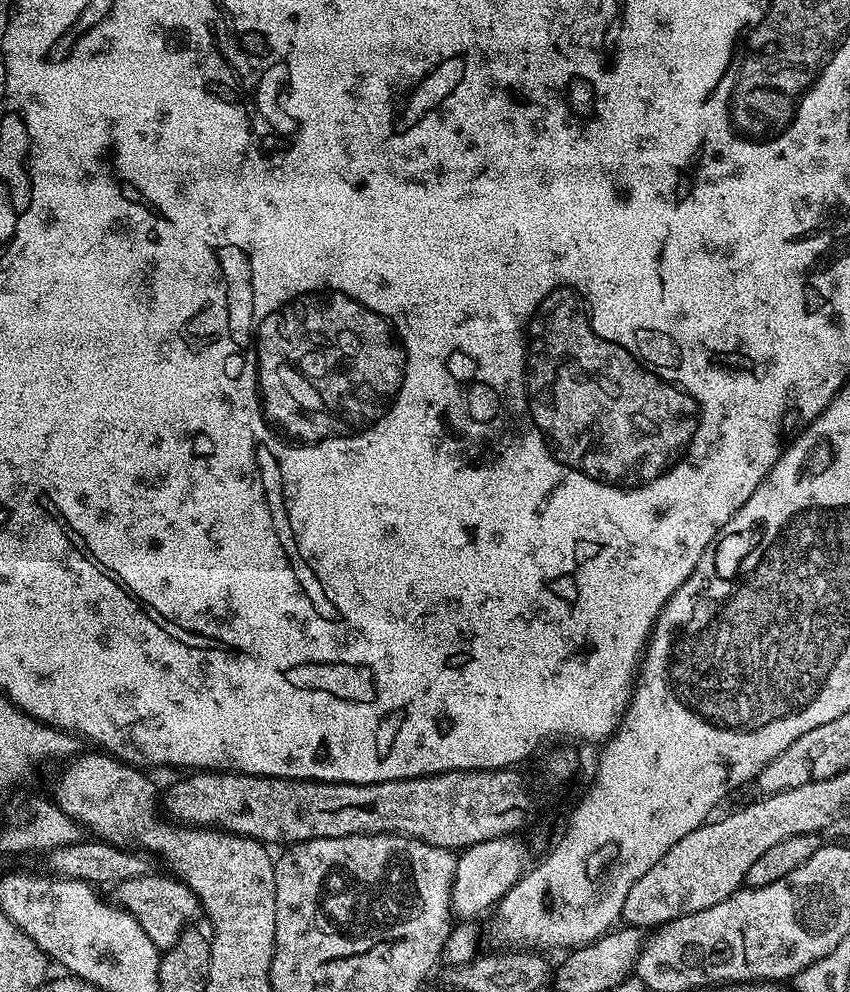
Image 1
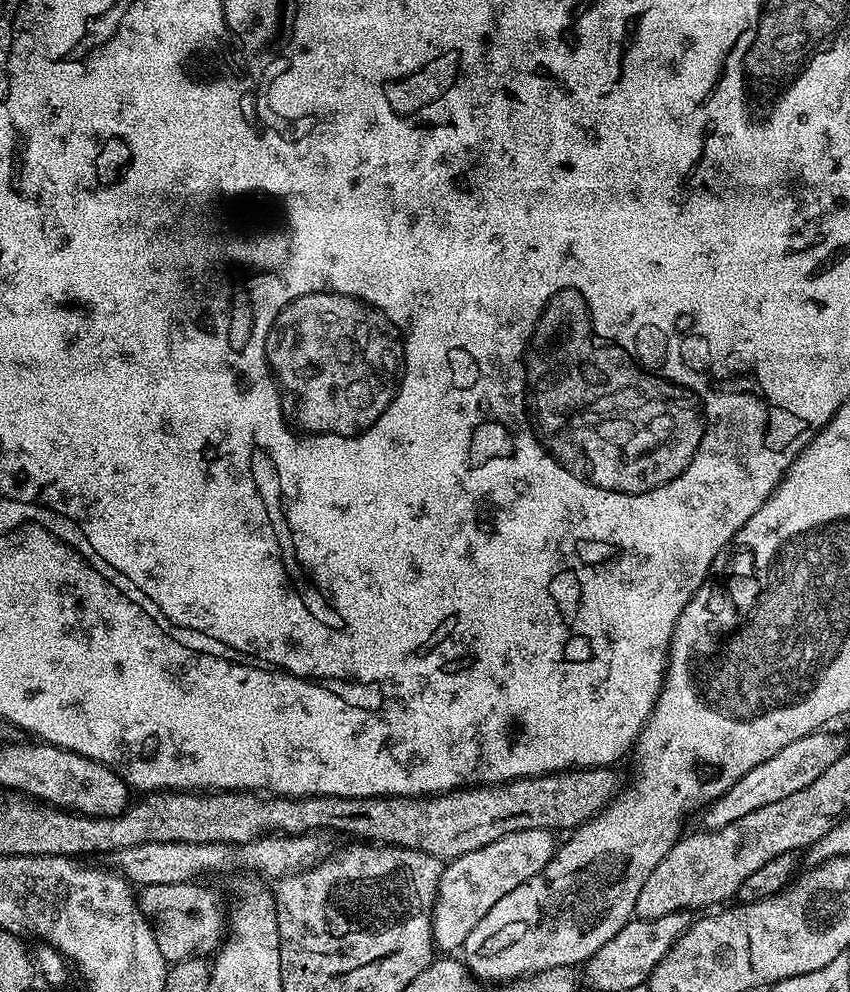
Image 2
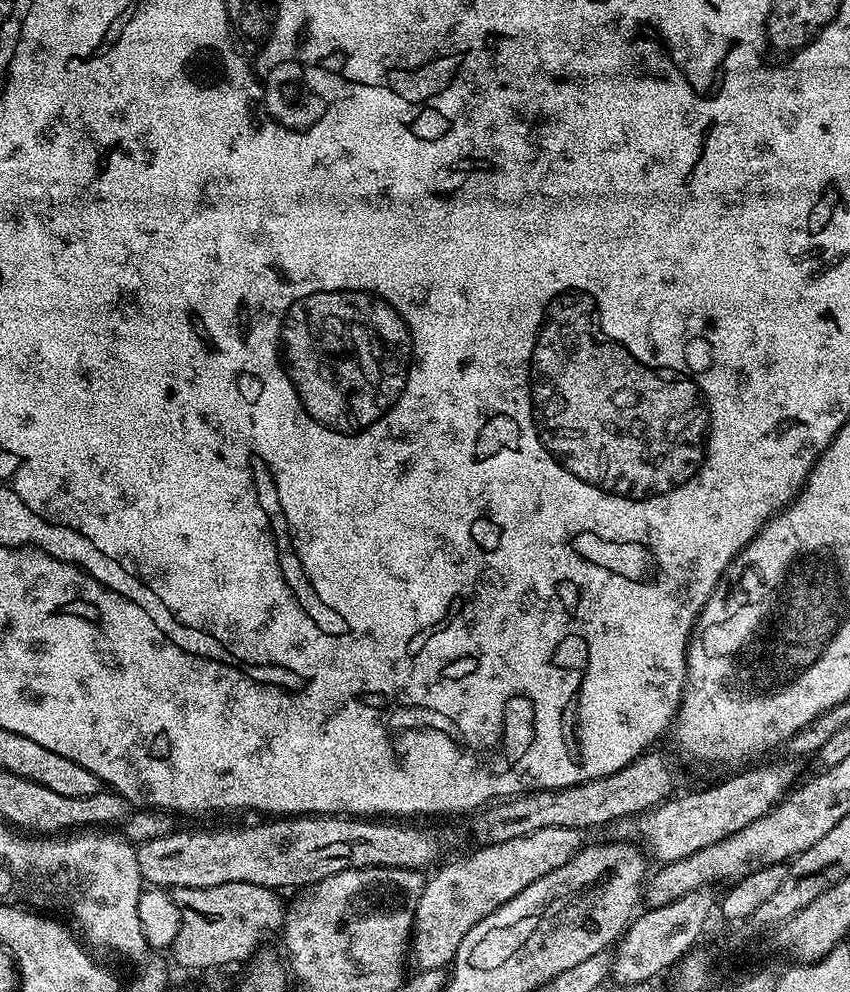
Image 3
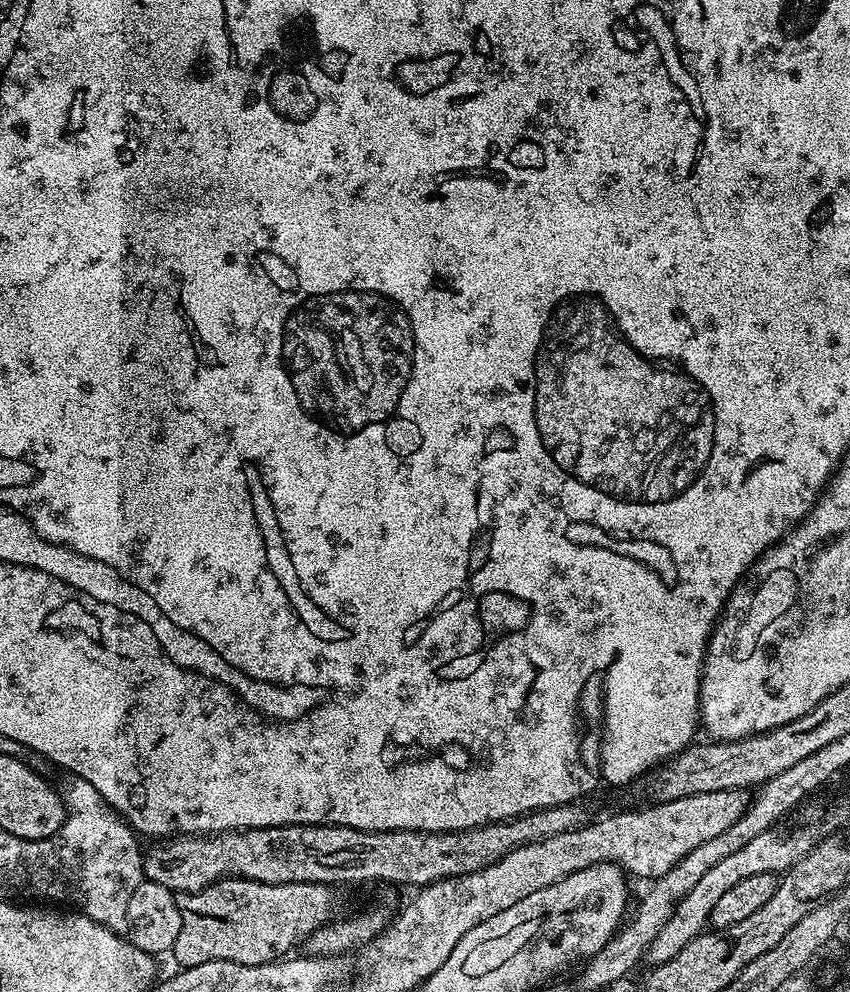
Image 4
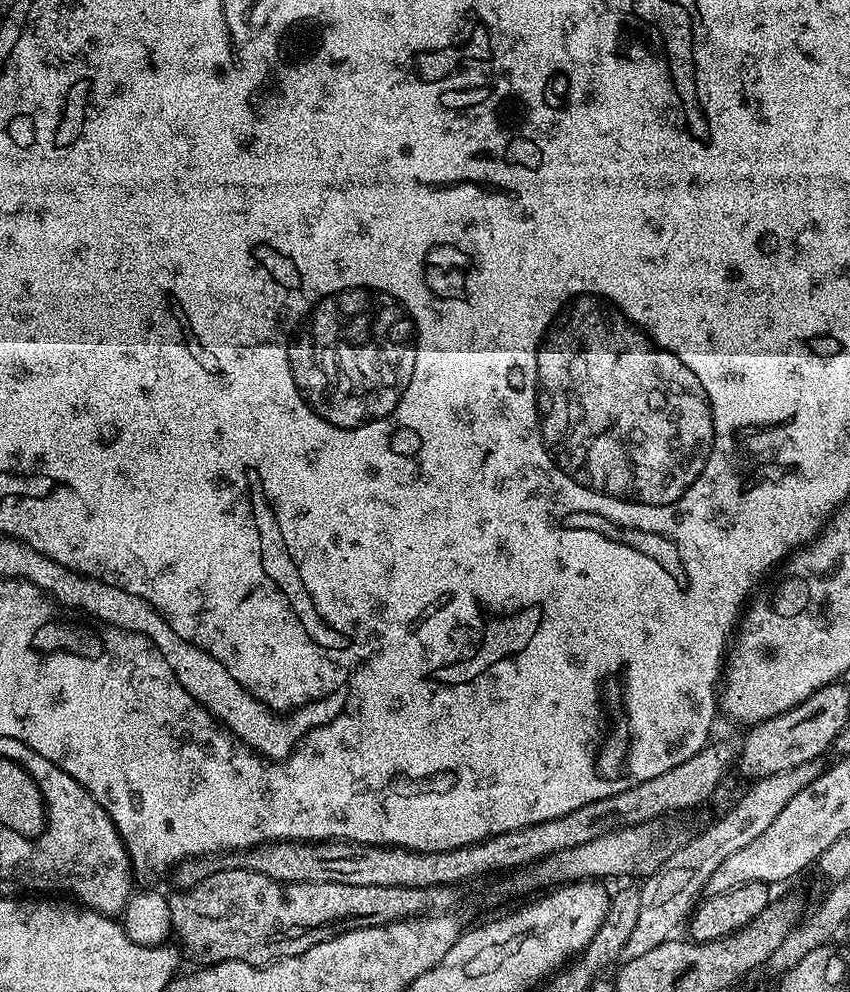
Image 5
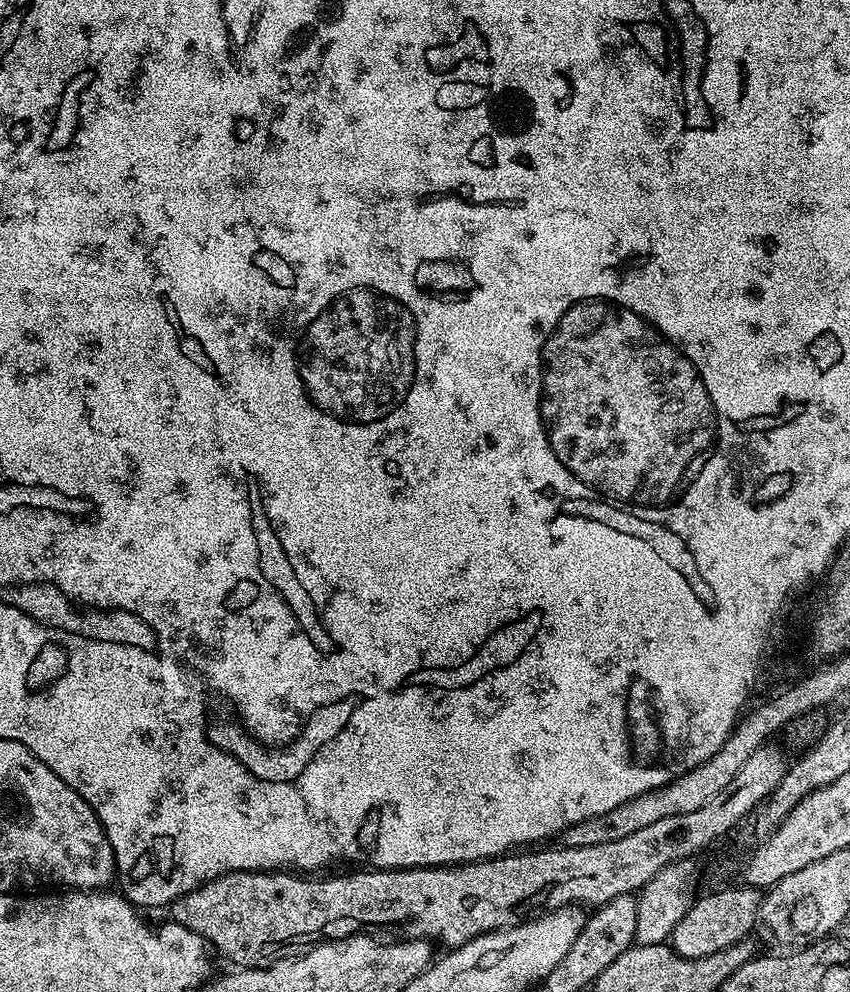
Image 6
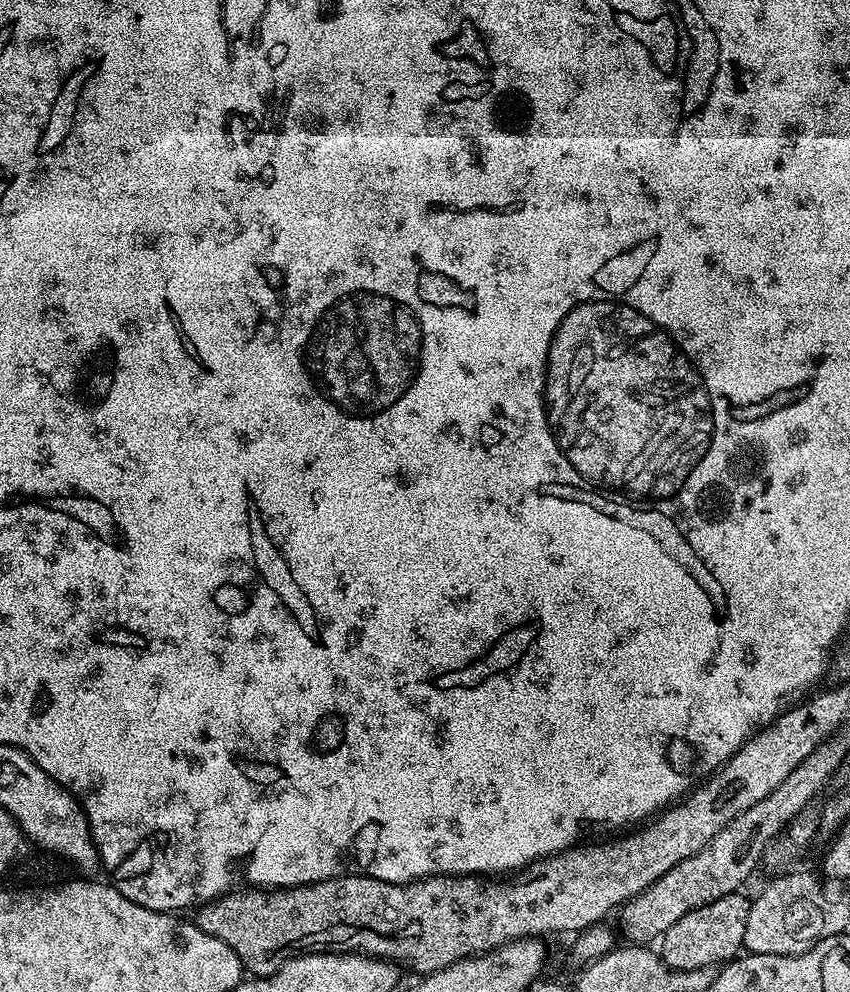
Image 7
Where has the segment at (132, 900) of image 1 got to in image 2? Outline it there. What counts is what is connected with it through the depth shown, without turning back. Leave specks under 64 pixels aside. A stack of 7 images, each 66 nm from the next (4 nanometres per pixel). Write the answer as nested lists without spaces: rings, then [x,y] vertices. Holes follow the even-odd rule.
[[[170,882],[162,886],[143,885],[138,892],[138,903],[145,916],[154,921],[156,941],[162,954],[170,962],[187,960],[197,954],[215,953],[226,936],[226,908],[220,905],[220,896],[212,888],[203,888],[200,882]]]

